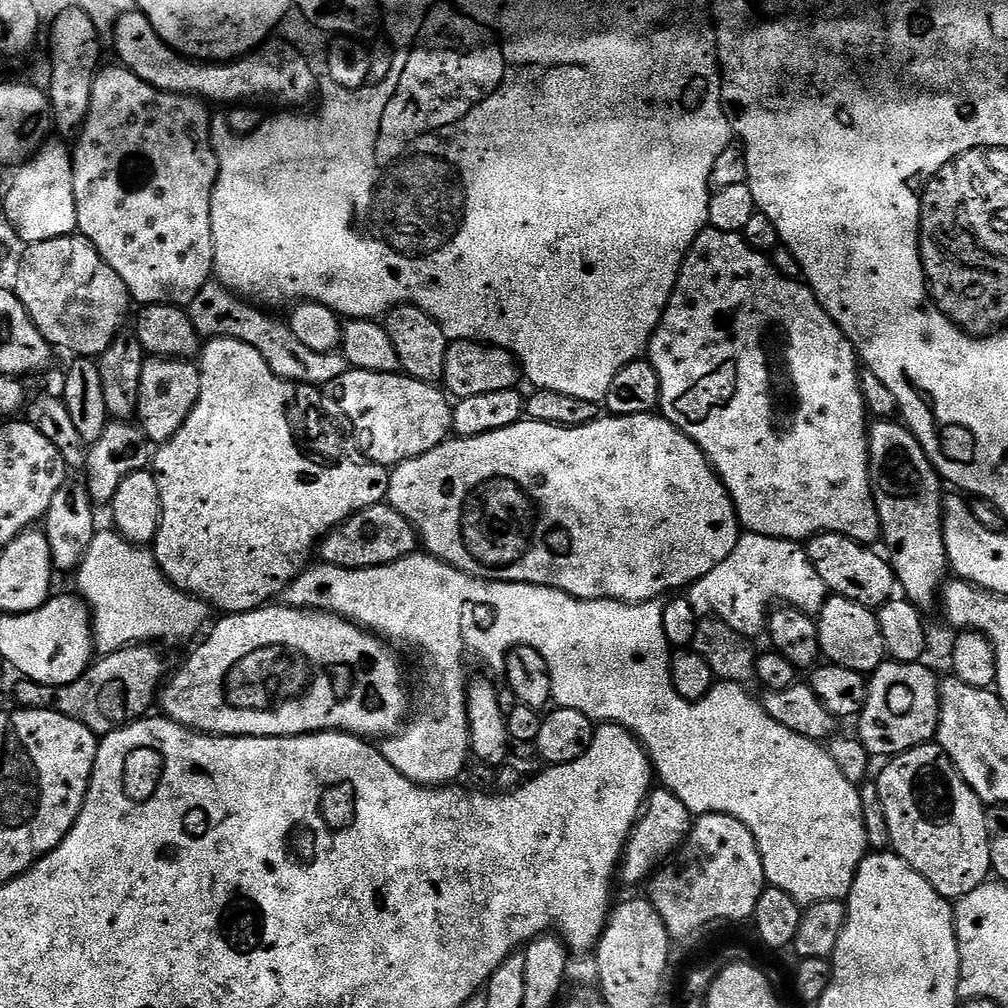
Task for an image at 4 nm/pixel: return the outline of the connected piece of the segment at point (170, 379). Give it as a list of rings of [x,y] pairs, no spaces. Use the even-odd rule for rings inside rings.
[[[163,357],[145,359],[139,379],[139,406],[136,416],[149,440],[154,444],[168,441],[189,416],[200,392],[200,369],[193,361]]]

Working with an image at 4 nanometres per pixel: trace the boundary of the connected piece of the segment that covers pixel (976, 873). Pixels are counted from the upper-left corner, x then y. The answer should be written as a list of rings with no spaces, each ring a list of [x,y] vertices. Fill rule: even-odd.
[[[931,742],[918,745],[916,748],[908,749],[900,755],[891,757],[885,764],[888,765],[881,770],[880,777],[875,777],[874,783],[880,795],[882,810],[886,814],[891,851],[903,858],[911,868],[918,870],[918,874],[922,874],[922,878],[926,878],[926,882],[930,882],[930,886],[934,886],[934,890],[938,890],[938,894],[942,894],[944,899],[949,902],[956,902],[960,897],[970,894],[972,890],[977,890],[978,887],[985,884],[992,872],[990,842],[988,841],[988,827],[986,826],[986,805],[983,800],[978,798],[978,794],[974,794],[974,790],[962,778],[962,774],[954,766],[952,759],[944,753],[939,743]]]

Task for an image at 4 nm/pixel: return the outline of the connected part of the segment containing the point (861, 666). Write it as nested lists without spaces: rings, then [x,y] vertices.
[[[829,595],[818,613],[820,651],[831,663],[861,674],[871,674],[886,660],[877,613],[845,596]]]

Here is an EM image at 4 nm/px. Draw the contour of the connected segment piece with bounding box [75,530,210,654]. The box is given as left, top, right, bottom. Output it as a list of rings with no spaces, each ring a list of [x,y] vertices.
[[[115,530],[97,531],[75,576],[76,584],[80,587],[79,595],[91,611],[95,647],[104,654],[136,646],[141,642],[156,642],[152,640],[184,640],[199,630],[200,623],[207,618],[208,612],[210,613],[209,605],[204,601],[188,595],[187,592],[181,592],[164,577],[164,573],[156,564],[155,555],[147,547],[123,540]]]

